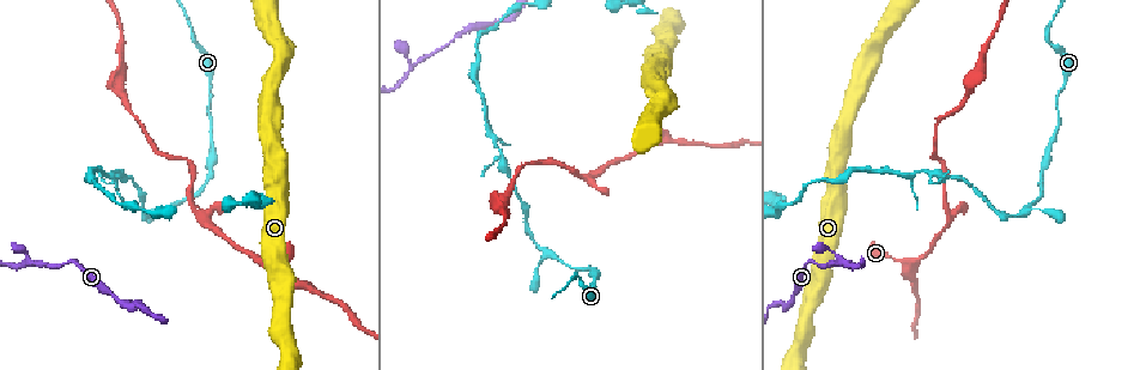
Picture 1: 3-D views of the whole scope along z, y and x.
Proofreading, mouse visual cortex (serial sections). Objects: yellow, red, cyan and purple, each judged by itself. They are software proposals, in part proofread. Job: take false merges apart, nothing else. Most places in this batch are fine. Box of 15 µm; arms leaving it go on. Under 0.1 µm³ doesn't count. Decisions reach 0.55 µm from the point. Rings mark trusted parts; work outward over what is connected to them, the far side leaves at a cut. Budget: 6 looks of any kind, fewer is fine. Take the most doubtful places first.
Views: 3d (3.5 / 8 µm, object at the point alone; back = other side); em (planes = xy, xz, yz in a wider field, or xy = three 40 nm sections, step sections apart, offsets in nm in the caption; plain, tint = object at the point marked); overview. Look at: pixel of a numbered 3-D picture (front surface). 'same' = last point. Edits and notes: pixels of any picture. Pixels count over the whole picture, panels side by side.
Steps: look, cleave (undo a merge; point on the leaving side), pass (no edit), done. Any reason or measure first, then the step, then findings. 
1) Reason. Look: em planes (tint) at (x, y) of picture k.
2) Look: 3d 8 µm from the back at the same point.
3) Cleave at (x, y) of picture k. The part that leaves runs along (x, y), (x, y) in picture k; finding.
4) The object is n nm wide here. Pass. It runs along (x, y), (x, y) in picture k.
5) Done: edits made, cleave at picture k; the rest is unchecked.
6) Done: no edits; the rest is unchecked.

Sharp bend. Look: 3d 3.5 µm at (412, 66) of picture 1.

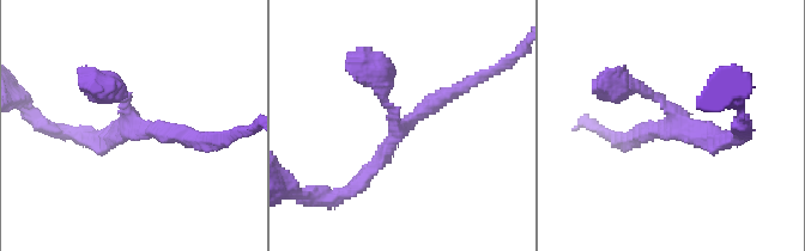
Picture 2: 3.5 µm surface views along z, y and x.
Shape alone is not enough. Look: em xy step 2 (tint) at (401, 128) of picture 2.

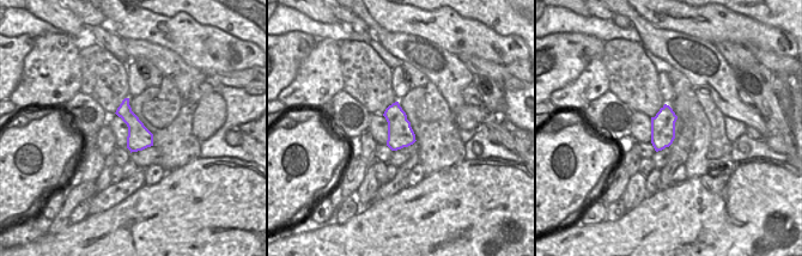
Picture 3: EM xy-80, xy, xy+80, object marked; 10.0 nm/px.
Pass. It runs along (203, 140), (135, 129), (114, 89) in picture 2; all the same cell.

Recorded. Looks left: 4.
Abrupt turn. Look: 3d 3.5 µm at (1045, 39) of picture 1.

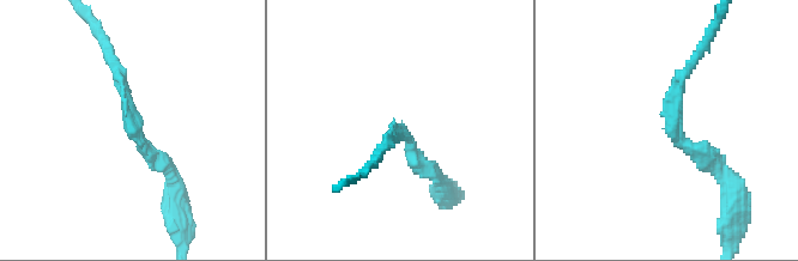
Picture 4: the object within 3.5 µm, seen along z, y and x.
Look: em xy step 2 (tint) at (400, 131) of picture 4.

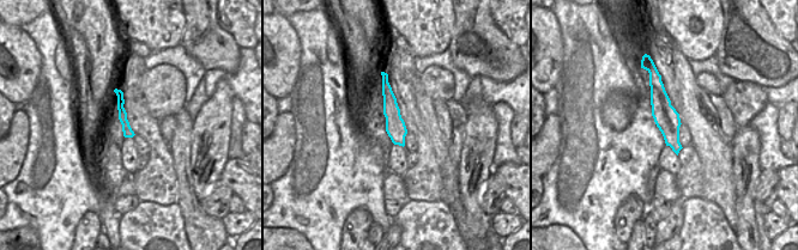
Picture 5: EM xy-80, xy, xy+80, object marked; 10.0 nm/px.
Cut it another way. Look: em xy step 1 (tint) at the same point.

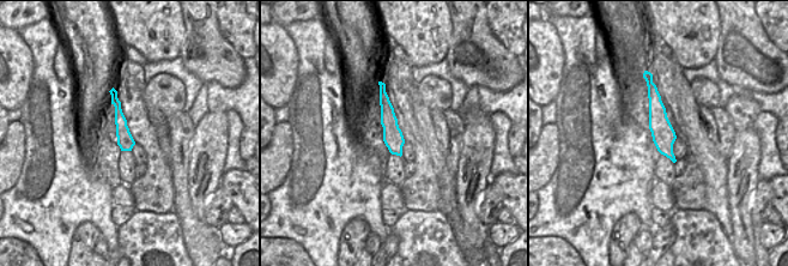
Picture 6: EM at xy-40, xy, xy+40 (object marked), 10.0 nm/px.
Pass. One cell here.

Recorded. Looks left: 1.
Thin neck. Look: 3d 3.5 µm at (922, 169) of picture 1.

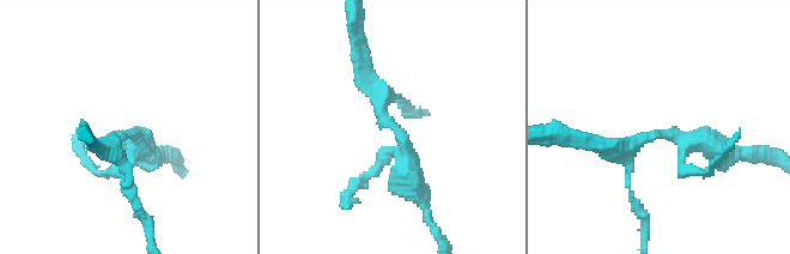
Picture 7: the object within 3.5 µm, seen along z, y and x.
Pass. It runs along (419, 197), (364, 65) in picture 7; one cell here.

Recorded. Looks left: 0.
Done: no edits; the rest is unchecked.

